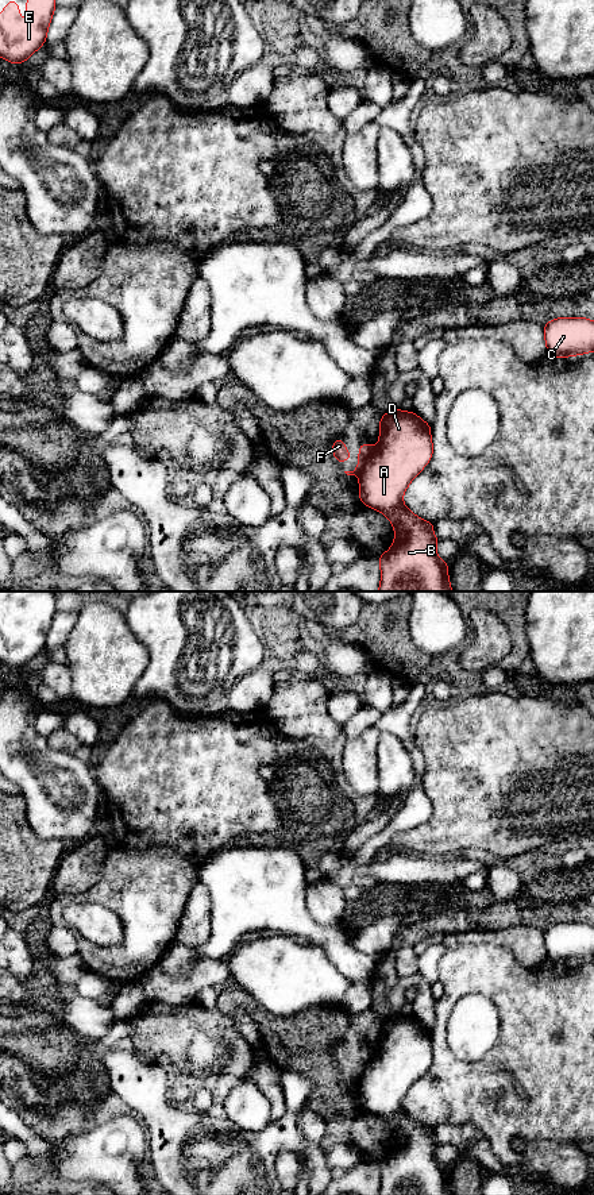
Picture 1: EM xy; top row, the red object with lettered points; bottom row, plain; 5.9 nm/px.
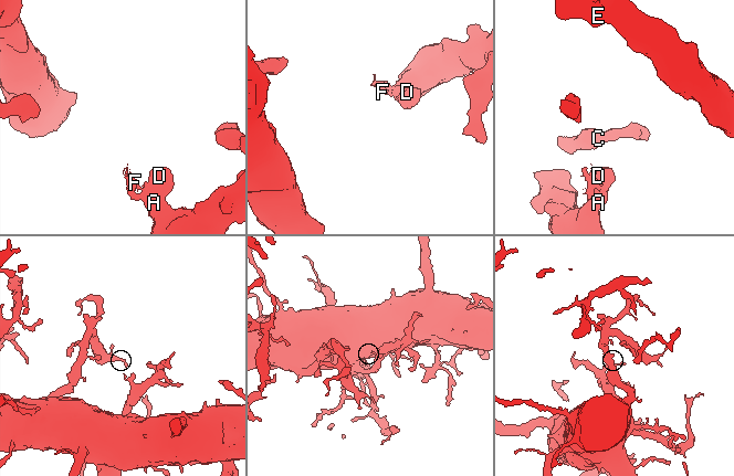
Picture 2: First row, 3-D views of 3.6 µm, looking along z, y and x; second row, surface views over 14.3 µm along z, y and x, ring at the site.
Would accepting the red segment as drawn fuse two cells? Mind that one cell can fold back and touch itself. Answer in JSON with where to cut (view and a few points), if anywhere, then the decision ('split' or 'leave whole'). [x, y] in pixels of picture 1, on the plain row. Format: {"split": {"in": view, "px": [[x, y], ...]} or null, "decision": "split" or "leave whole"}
{"split": {"in": "xy", "px": [[370, 1052], [366, 1067], [358, 1079]]}, "decision": "split"}

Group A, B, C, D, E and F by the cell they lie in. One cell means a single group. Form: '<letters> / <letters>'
A B C D E / F

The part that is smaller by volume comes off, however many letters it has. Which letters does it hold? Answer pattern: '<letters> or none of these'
F

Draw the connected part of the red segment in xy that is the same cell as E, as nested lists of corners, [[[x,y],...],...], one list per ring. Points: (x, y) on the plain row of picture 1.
[[[27,591],[27,628],[24,629],[18,618],[19,609],[11,604],[0,617],[0,662],[16,670],[27,666],[45,649],[55,612],[55,591]]]

